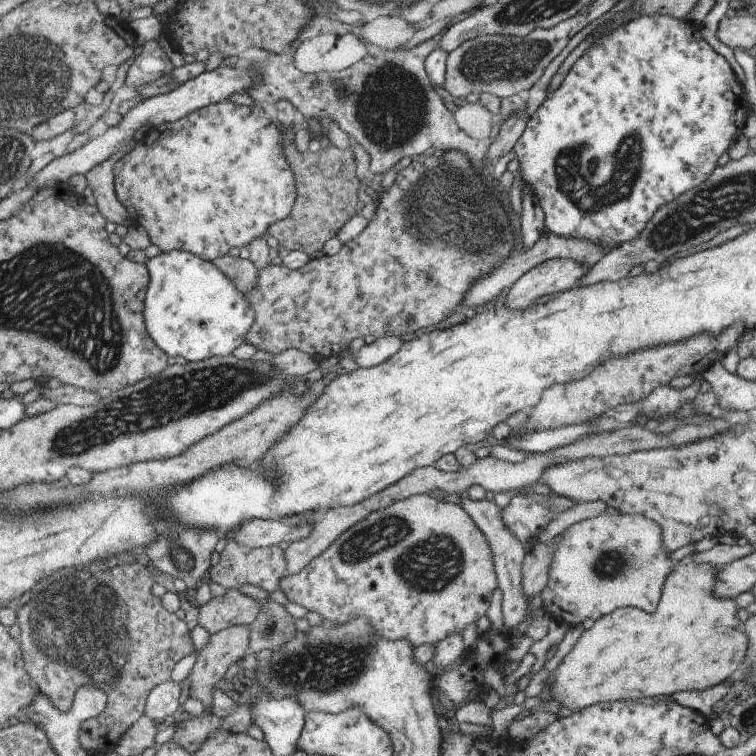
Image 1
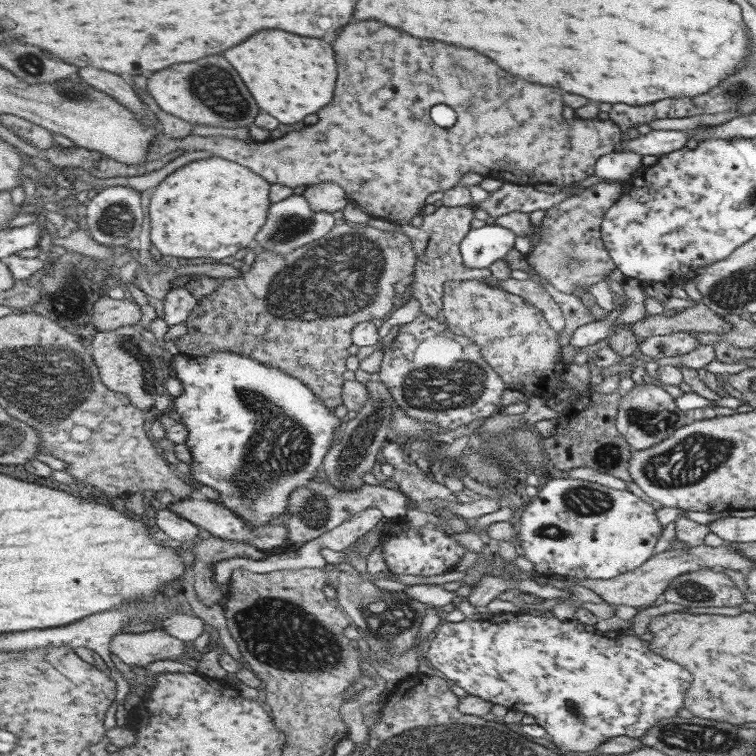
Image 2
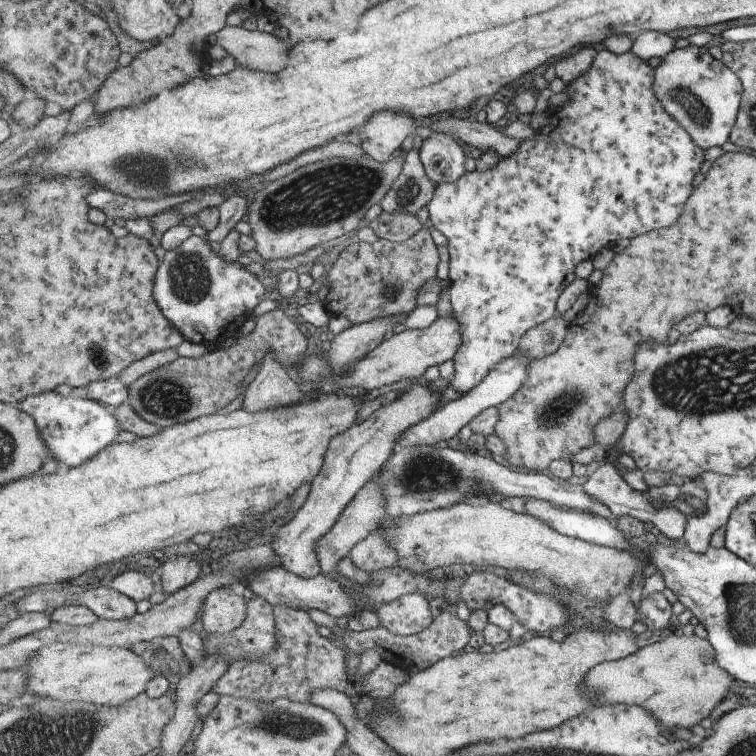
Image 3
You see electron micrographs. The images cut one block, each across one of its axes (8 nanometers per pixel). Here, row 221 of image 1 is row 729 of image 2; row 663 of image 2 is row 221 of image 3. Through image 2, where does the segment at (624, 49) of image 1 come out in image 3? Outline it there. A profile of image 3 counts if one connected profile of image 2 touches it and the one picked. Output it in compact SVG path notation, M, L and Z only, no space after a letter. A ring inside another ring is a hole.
M602 48L596 52L593 62L587 69L587 72L576 76L574 80L566 86L566 99L558 105L558 111L550 115L549 123L542 130L538 130L531 138L521 141L519 150L507 158L500 159L491 169L486 171L473 171L471 174L465 174L457 182L443 183L437 188L433 200L429 202L428 214L430 222L434 228L438 229L448 239L448 250L450 254L450 263L447 280L449 281L448 293L455 316L462 322L463 342L459 347L458 353L453 359L454 375L450 380L451 388L457 392L463 392L465 395L475 386L481 384L499 362L505 358L515 356L520 350L523 337L534 329L541 326L551 318L557 317L557 300L565 292L565 280L567 274L571 272L573 280L573 268L581 260L591 260L591 256L617 240L623 238L637 238L641 234L647 234L651 230L661 230L661 226L669 228L677 216L681 206L687 202L687 196L695 190L692 181L694 176L699 173L699 167L704 162L703 148L695 146L687 132L677 126L663 110L661 104L655 98L653 90L653 68L645 60L637 58L631 51L627 51L621 56L611 54Z

